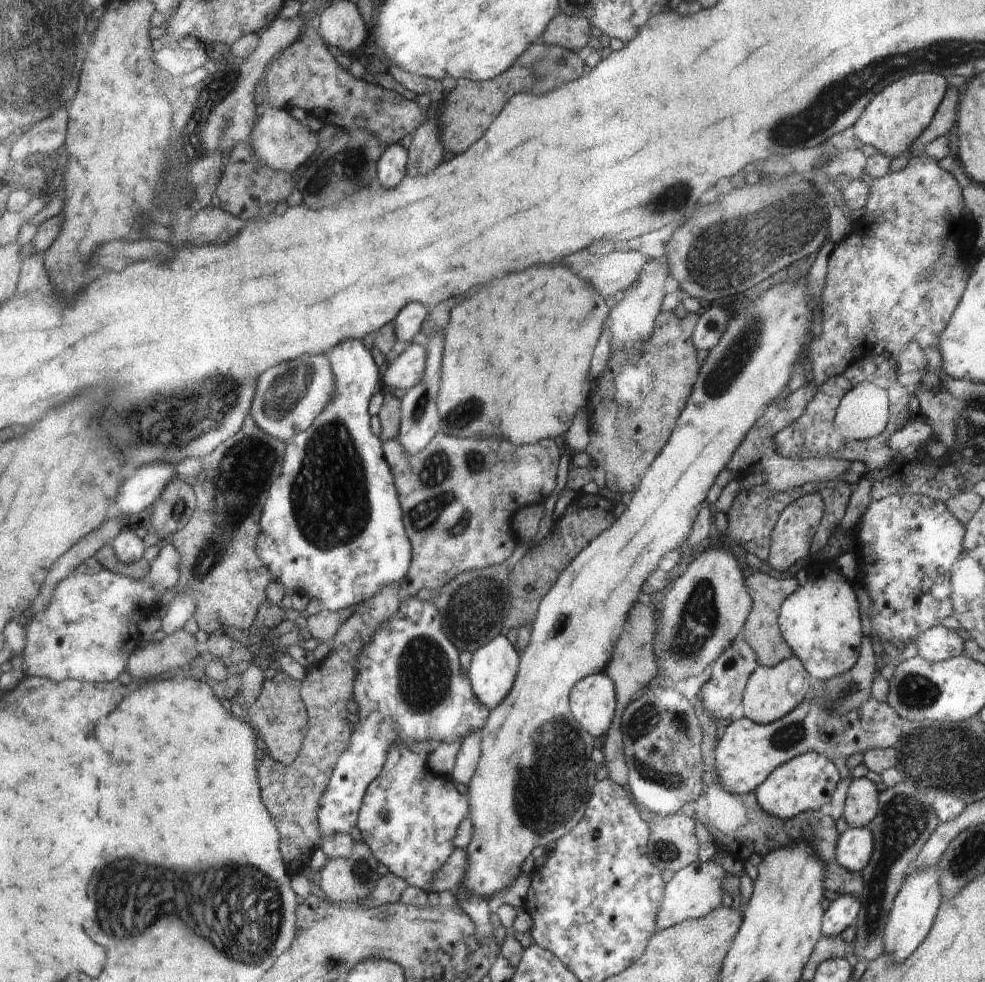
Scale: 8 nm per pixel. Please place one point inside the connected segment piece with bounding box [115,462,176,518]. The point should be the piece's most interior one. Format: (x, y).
(144, 489)

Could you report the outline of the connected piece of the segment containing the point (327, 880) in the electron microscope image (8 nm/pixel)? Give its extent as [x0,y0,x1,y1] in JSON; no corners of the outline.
[320,843,380,906]

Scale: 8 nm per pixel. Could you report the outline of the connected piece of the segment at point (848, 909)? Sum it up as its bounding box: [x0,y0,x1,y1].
[822,895,860,937]

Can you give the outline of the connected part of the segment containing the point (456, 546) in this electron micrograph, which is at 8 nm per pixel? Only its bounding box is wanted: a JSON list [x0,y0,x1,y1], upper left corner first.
[383,432,560,596]

